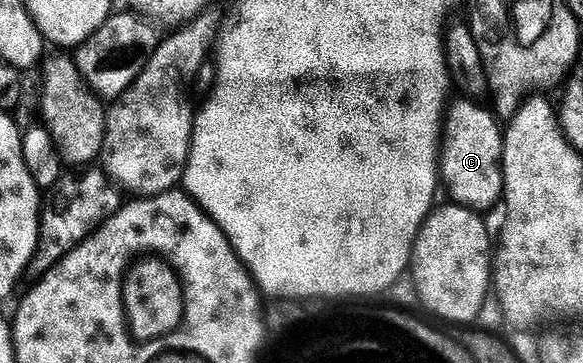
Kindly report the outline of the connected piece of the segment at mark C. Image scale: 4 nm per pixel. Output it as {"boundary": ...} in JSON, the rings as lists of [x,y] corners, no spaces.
{"boundary":[[[476,100],[457,101],[448,106],[443,122],[443,140],[439,150],[439,177],[449,188],[454,202],[464,205],[467,209],[486,211],[493,204],[502,200],[505,192],[505,170],[501,167],[501,157],[505,154],[505,138],[498,118],[488,108],[476,105]]]}

